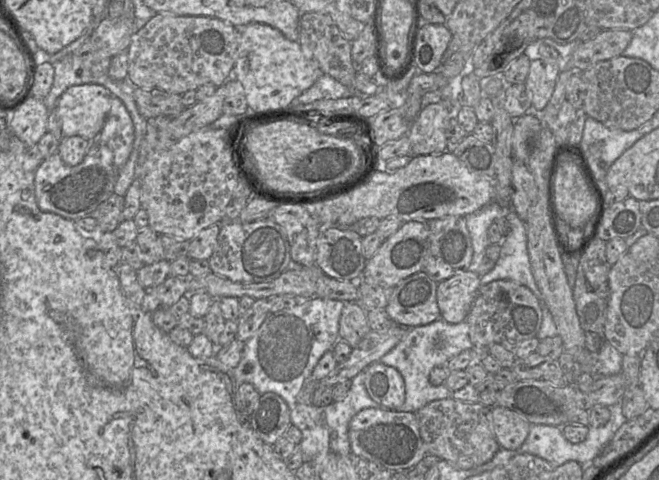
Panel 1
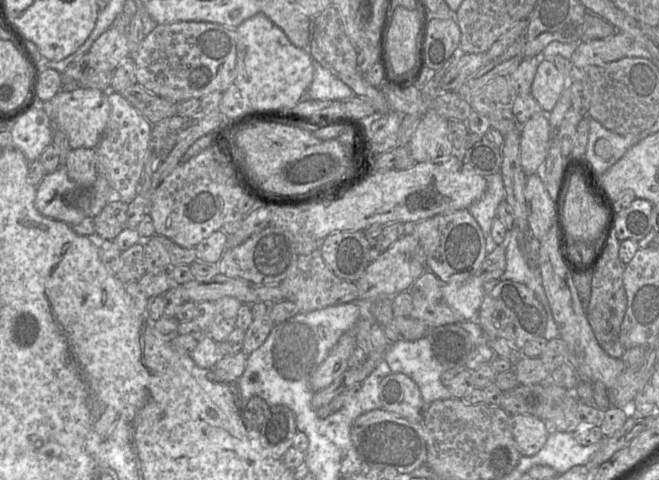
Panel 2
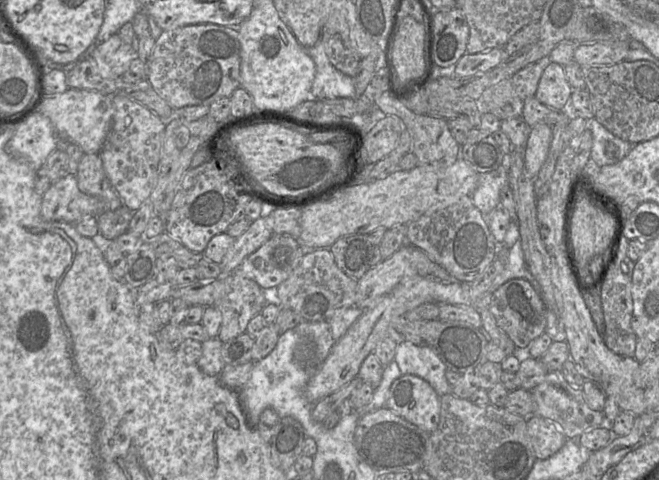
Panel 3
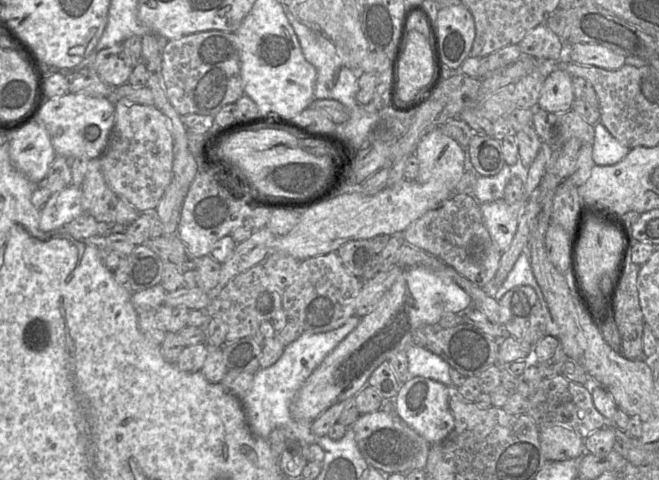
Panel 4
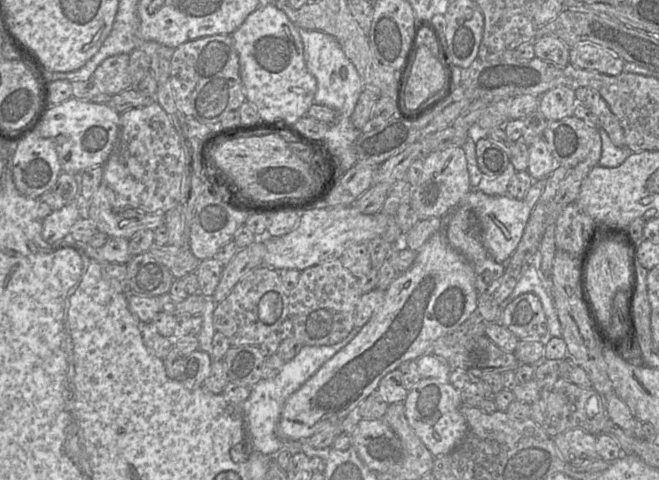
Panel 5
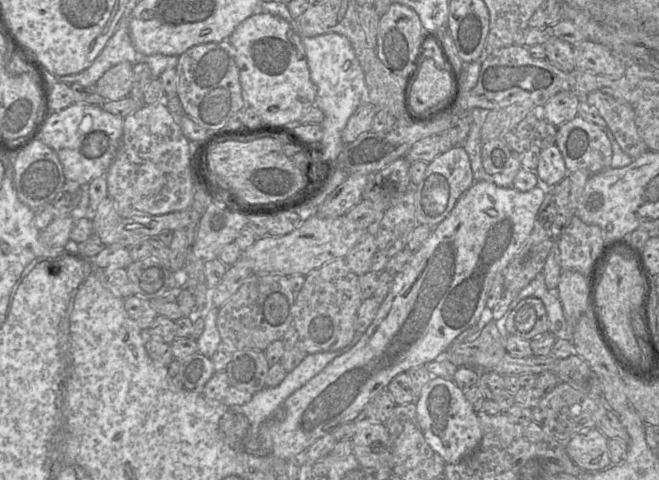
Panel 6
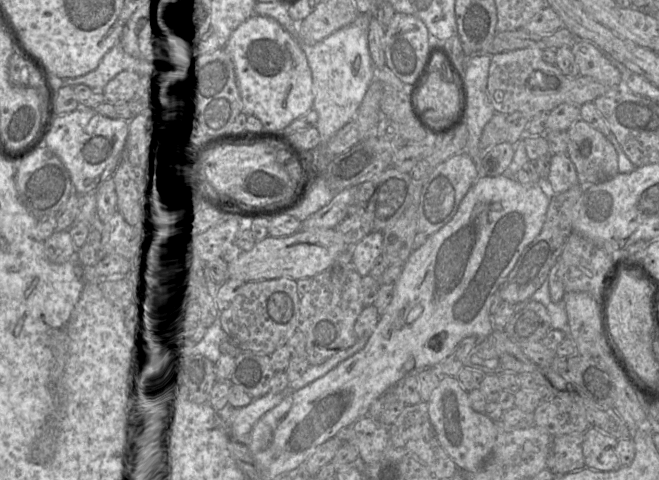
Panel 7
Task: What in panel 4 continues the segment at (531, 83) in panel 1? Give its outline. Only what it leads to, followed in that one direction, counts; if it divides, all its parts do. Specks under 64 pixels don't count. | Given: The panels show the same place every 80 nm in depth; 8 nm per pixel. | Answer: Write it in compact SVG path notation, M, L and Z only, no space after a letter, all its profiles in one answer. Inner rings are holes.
M555 68L544 79L538 106L548 112L562 113L571 110L575 99L572 76L563 68Z

